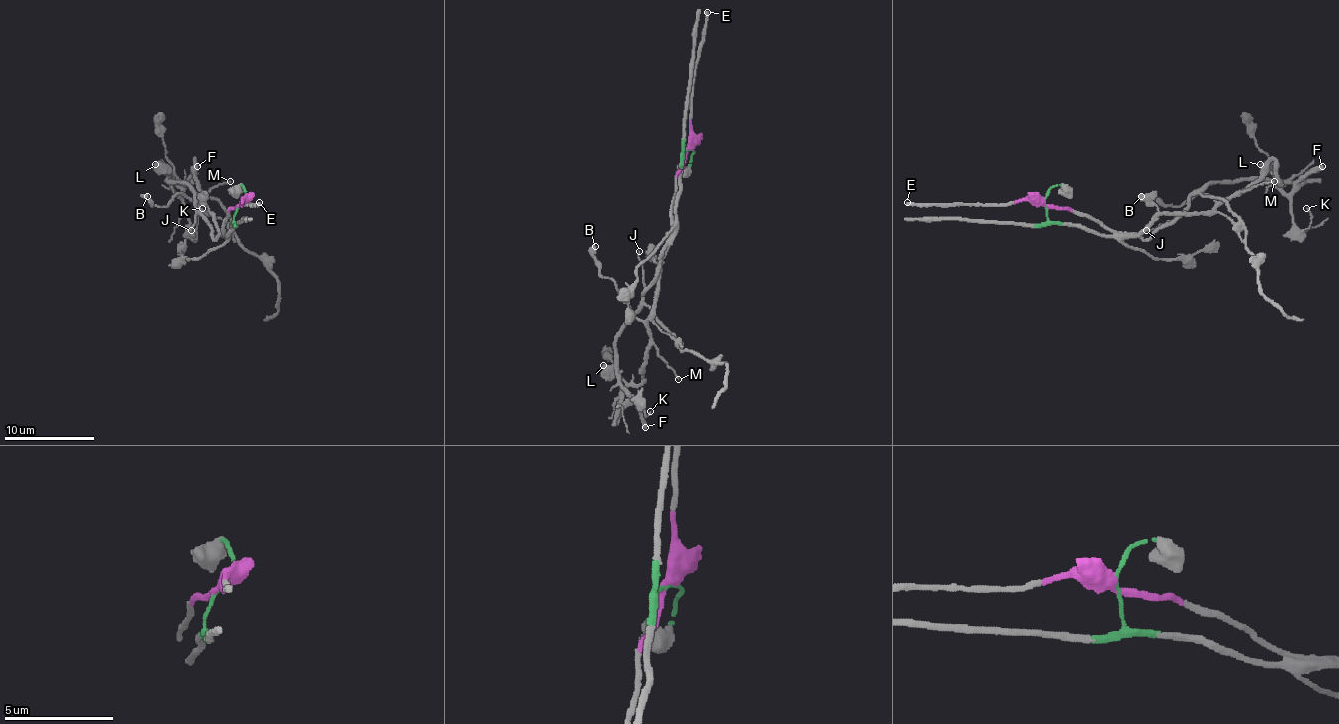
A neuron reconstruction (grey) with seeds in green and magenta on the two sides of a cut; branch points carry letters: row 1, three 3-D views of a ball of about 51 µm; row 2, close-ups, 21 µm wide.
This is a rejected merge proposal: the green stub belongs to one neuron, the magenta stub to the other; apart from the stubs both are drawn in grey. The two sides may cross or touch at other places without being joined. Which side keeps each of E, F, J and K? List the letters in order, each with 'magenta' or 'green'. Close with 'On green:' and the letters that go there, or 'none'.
E: magenta
F: magenta
J: magenta
K: magenta
On green: none

